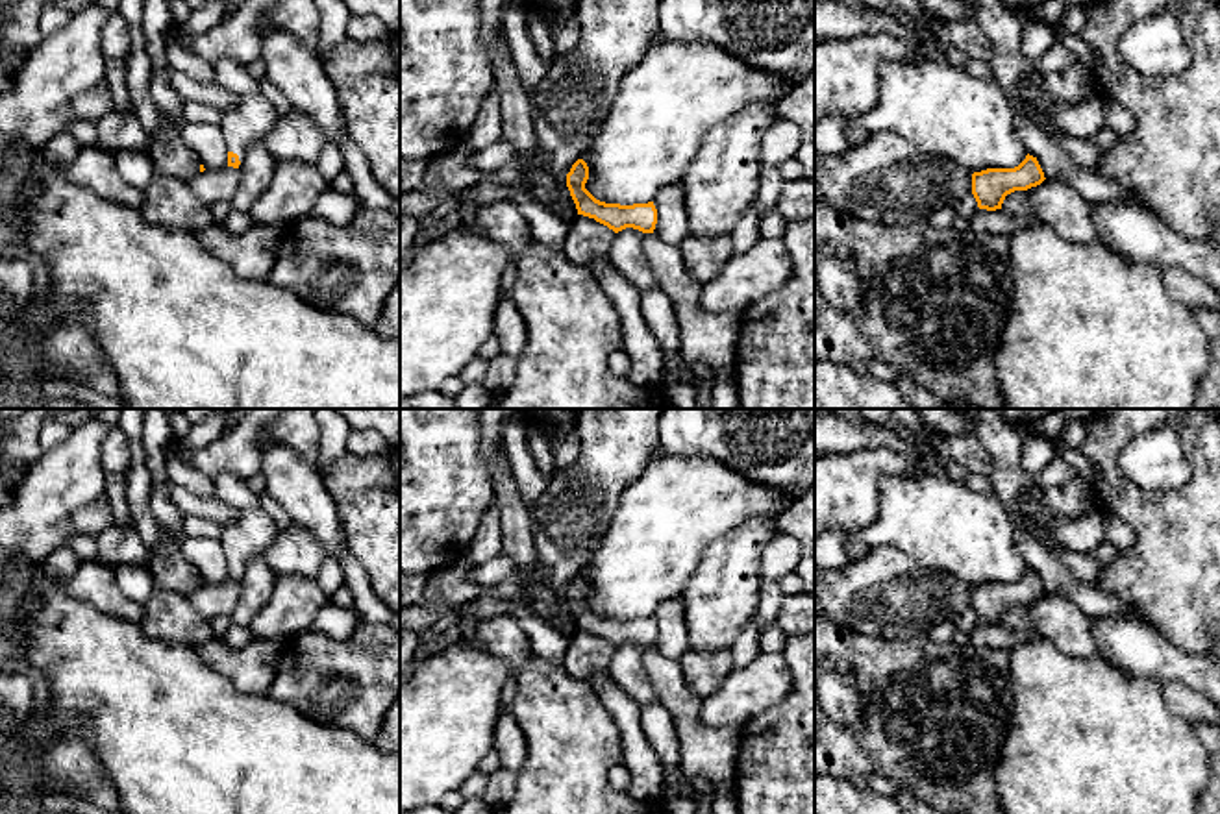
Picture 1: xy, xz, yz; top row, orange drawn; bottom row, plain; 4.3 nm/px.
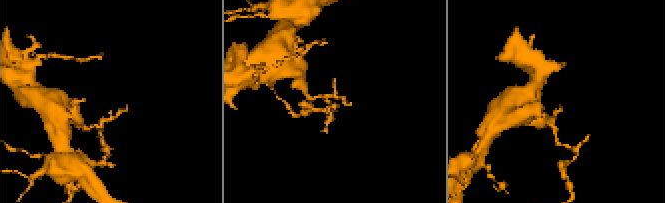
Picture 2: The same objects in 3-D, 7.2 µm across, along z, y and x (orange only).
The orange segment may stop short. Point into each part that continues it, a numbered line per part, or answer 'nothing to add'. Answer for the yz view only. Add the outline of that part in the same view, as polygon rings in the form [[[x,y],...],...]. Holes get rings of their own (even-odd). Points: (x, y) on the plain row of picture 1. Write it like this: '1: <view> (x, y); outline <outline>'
nothing to add

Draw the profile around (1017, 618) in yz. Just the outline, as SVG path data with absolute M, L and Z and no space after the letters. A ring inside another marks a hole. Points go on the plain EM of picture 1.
M1015 605L1011 609L1005 610L1002 623L1018 635L1027 635L1031 633L1031 616L1027 610L1027 605Z

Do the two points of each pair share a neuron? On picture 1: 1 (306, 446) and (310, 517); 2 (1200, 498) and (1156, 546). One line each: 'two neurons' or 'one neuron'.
1: two neurons
2: one neuron

